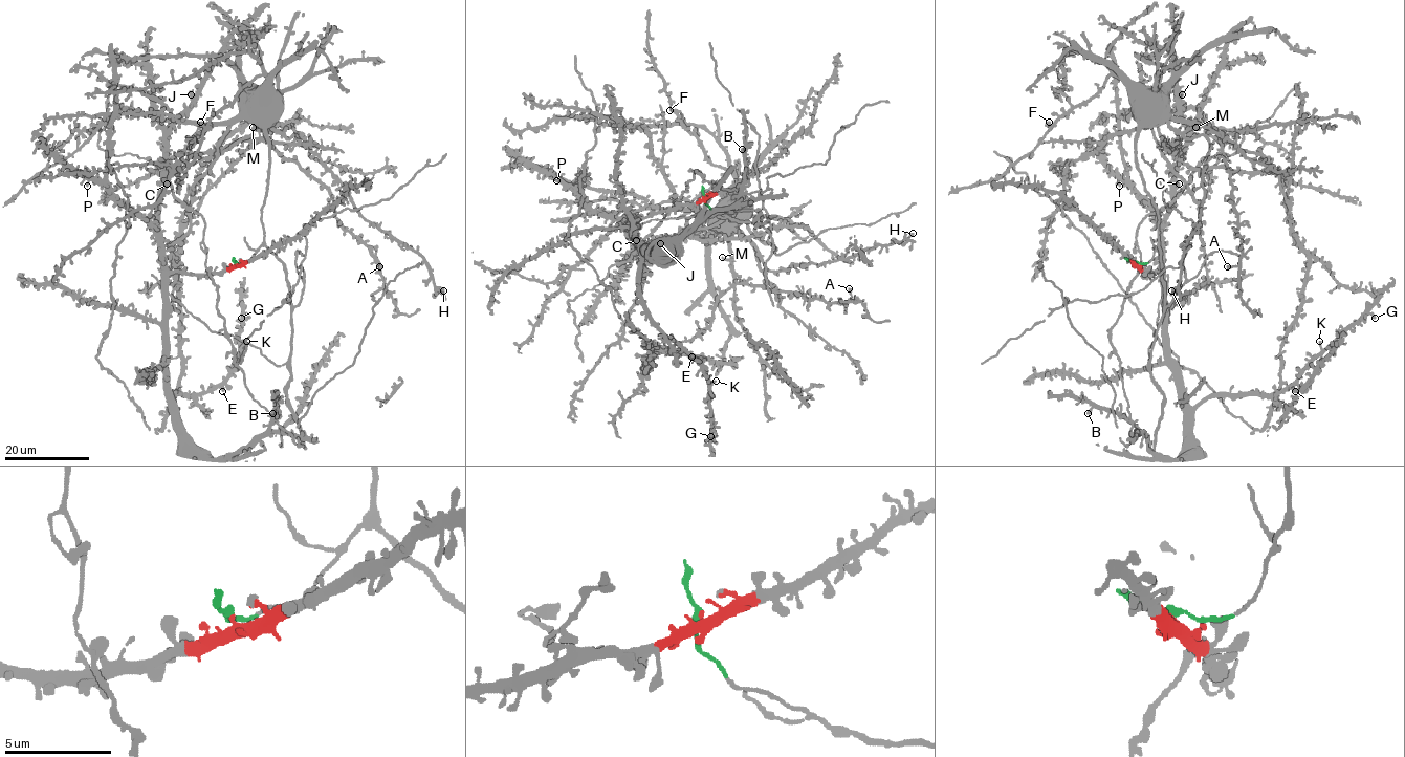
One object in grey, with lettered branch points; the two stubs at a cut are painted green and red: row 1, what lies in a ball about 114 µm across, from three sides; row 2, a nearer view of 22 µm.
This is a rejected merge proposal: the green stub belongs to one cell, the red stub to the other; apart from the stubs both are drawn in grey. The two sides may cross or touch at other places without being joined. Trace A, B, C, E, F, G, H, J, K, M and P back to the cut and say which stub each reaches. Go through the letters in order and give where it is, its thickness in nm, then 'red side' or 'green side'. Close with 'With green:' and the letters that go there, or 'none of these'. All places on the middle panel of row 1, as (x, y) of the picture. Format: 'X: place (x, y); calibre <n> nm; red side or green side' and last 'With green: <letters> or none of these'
A: place (849, 288); calibre 440 nm; green side
B: place (742, 149); calibre 360 nm; red side
C: place (636, 240); calibre 280 nm; red side
E: place (692, 357); calibre 220 nm; red side
F: place (670, 110); calibre 500 nm; green side
G: place (710, 436); calibre 280 nm; red side
H: place (913, 233); calibre 240 nm; green side
J: place (660, 243); calibre 260 nm; red side
K: place (716, 381); calibre 220 nm; red side
M: place (722, 257); calibre 190 nm; green side
P: place (556, 180); calibre 200 nm; red side
With green: A, F, H, M

